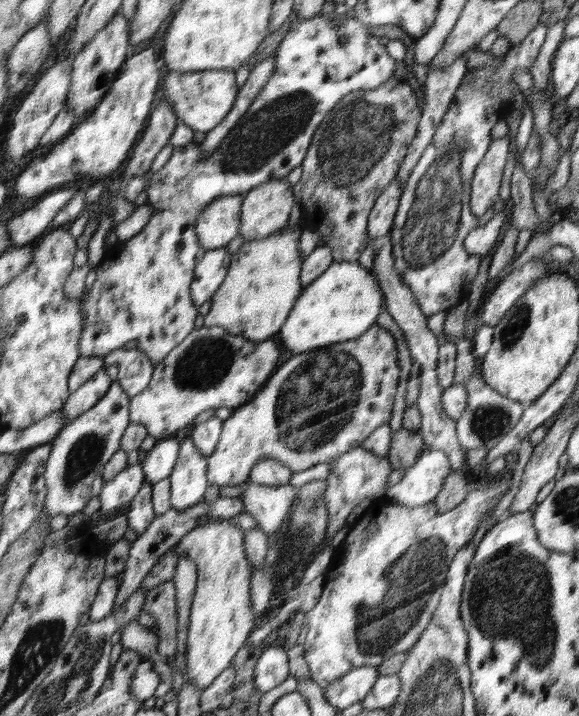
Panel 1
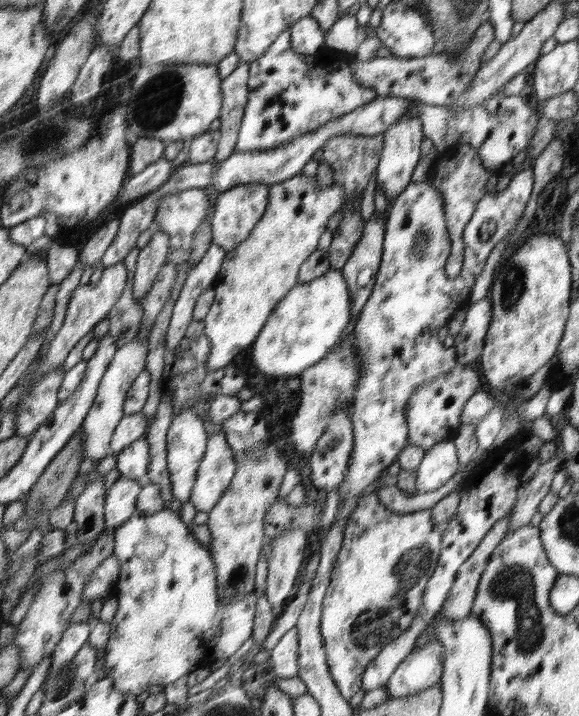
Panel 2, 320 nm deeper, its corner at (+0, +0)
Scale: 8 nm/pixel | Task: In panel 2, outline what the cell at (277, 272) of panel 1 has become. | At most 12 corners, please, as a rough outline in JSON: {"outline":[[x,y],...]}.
{"outline":[[300,172],[228,251],[208,369],[248,353],[299,283],[344,187]]}

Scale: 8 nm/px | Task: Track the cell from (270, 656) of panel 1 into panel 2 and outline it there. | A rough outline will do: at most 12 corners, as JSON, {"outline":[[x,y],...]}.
{"outline":[[299,629],[287,630],[272,649],[273,673],[299,674]]}

